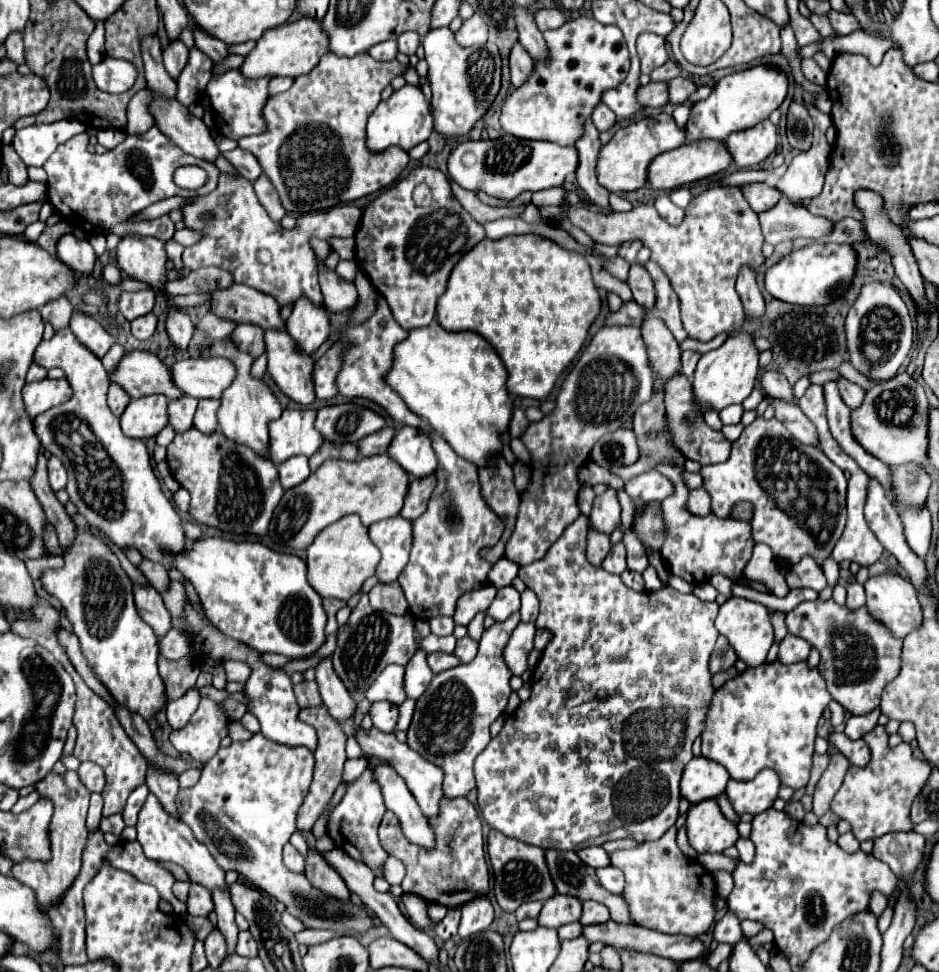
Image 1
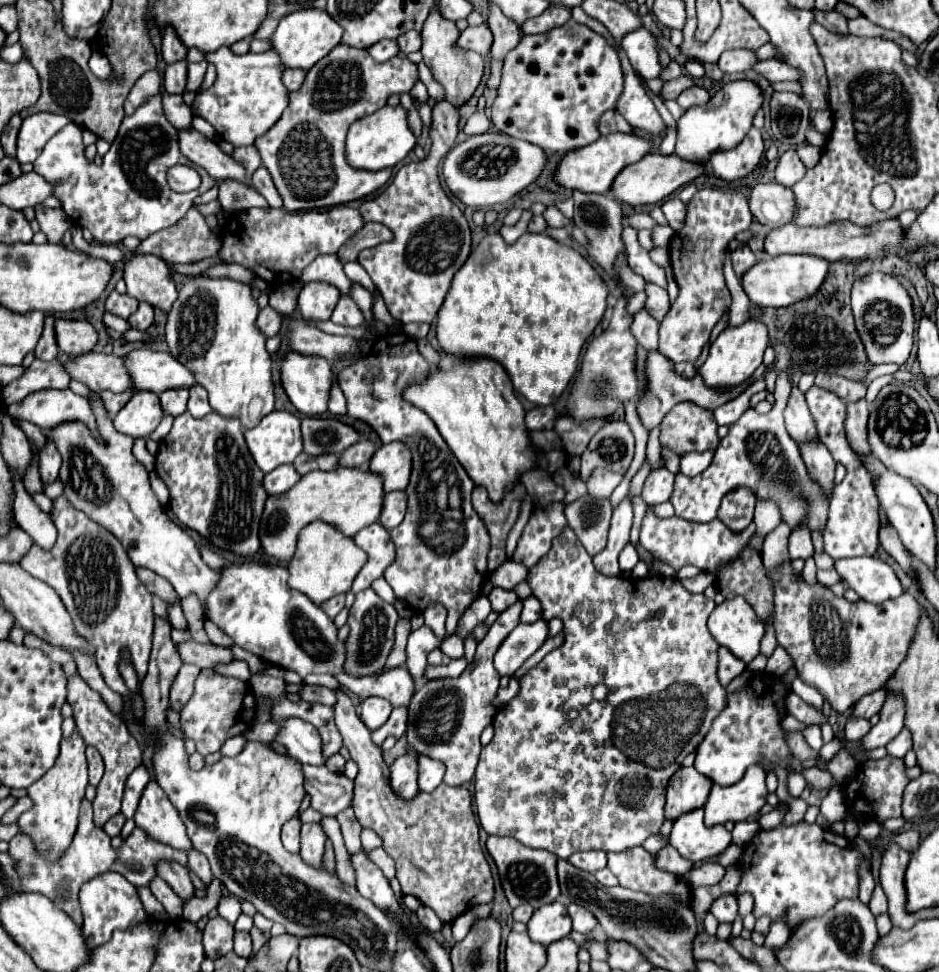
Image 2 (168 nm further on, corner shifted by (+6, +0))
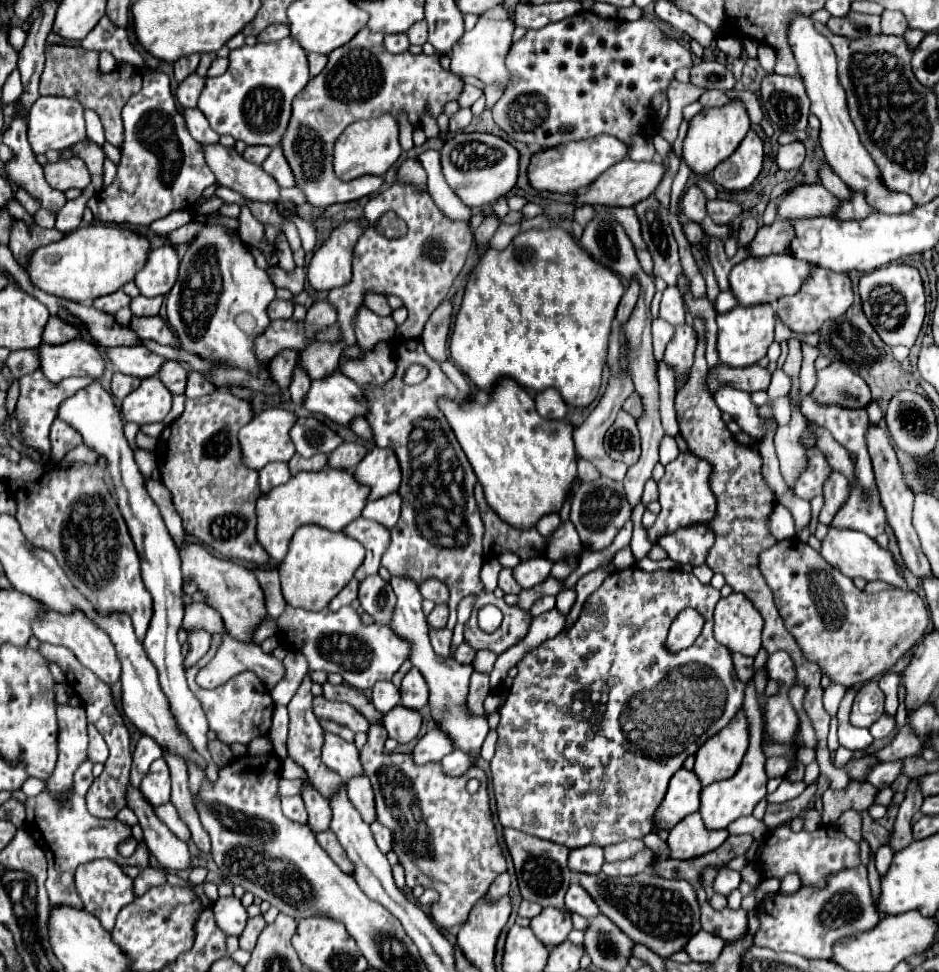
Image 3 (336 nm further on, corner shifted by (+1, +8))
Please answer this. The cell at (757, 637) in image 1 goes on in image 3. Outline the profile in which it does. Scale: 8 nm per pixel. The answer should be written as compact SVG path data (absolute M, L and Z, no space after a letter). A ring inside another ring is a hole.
M731 593L717 603L713 623L715 639L727 649L751 657L755 657L761 649L763 617L741 593Z

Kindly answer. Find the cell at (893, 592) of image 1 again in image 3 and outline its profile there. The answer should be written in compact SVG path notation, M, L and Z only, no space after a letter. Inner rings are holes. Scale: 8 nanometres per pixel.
M829 529L827 537L821 543L821 555L823 555L823 559L829 565L833 565L835 569L839 569L843 575L847 575L851 579L853 577L863 577L865 581L885 581L885 583L889 583L893 587L899 587L899 589L905 589L907 587L905 579L897 571L897 565L895 565L893 555L887 549L881 549L875 543L875 539L867 537L865 533Z

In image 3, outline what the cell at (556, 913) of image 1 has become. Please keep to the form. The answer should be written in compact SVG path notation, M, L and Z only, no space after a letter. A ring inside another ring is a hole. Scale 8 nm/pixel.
M545 907L537 917L531 919L531 929L535 937L547 947L555 947L567 939L571 933L571 913L567 909L551 909Z

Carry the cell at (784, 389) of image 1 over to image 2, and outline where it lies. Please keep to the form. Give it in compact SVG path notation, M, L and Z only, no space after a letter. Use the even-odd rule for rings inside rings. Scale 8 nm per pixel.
M792 387L784 417L786 417L788 435L798 445L810 443L810 441L818 441L818 431L816 431L814 419L812 419L810 411L808 411L808 405L804 401L804 393L798 387Z

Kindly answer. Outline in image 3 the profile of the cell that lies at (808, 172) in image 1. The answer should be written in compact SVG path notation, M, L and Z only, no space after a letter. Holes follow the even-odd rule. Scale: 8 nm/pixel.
M799 141L789 143L789 145L781 145L777 151L777 157L775 157L779 169L783 169L783 171L799 169L803 159L805 159L805 147Z

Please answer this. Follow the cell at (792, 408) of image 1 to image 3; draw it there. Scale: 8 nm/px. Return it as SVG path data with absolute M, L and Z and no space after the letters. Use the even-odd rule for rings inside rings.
M831 471L831 477L827 477L823 485L823 497L825 497L825 505L819 513L819 523L829 525L833 515L849 497L849 479L843 477L843 473L839 471Z

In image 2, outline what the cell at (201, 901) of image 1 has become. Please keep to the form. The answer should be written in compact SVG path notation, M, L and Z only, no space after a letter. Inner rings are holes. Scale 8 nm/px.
M158 861L158 877L162 877L184 901L194 895L194 885L190 881L188 867L176 861Z

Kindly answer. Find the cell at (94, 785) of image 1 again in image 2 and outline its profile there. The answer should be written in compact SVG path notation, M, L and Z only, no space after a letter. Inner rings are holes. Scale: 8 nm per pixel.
M86 747L86 759L88 759L88 769L90 769L90 785L96 787L104 775L104 761L94 747Z

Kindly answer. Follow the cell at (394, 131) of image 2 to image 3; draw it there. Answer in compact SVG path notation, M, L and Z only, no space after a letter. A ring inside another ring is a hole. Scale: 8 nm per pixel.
M391 113L359 119L351 123L335 143L335 173L343 181L351 181L361 175L383 175L399 157L403 149L399 143L399 123Z

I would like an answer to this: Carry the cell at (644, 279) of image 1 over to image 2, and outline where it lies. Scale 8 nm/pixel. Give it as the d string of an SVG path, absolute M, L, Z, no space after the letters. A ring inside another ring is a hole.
M650 285L646 287L646 311L656 319L656 321L662 321L670 309L670 299L668 299L668 293L666 289L658 287L658 285Z

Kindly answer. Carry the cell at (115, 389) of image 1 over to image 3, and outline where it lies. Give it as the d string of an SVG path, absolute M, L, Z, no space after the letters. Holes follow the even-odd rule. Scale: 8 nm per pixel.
M113 373L113 379L111 379L111 393L117 401L125 399L135 387L139 385L139 379L137 377L131 377L131 375L123 375L123 373Z

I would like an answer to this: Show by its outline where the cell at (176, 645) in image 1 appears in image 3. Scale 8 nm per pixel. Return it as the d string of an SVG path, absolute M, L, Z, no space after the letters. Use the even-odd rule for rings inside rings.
M223 633L223 641L215 653L215 657L209 661L209 665L205 669L199 671L197 675L197 683L201 687L207 689L215 689L219 685L223 685L225 681L229 681L233 675L241 673L241 671L253 671L265 685L267 689L273 689L277 685L277 681L283 677L283 663L277 661L273 655L261 651L259 645L255 643L247 643L247 641L235 641L233 637L229 637L227 633Z

